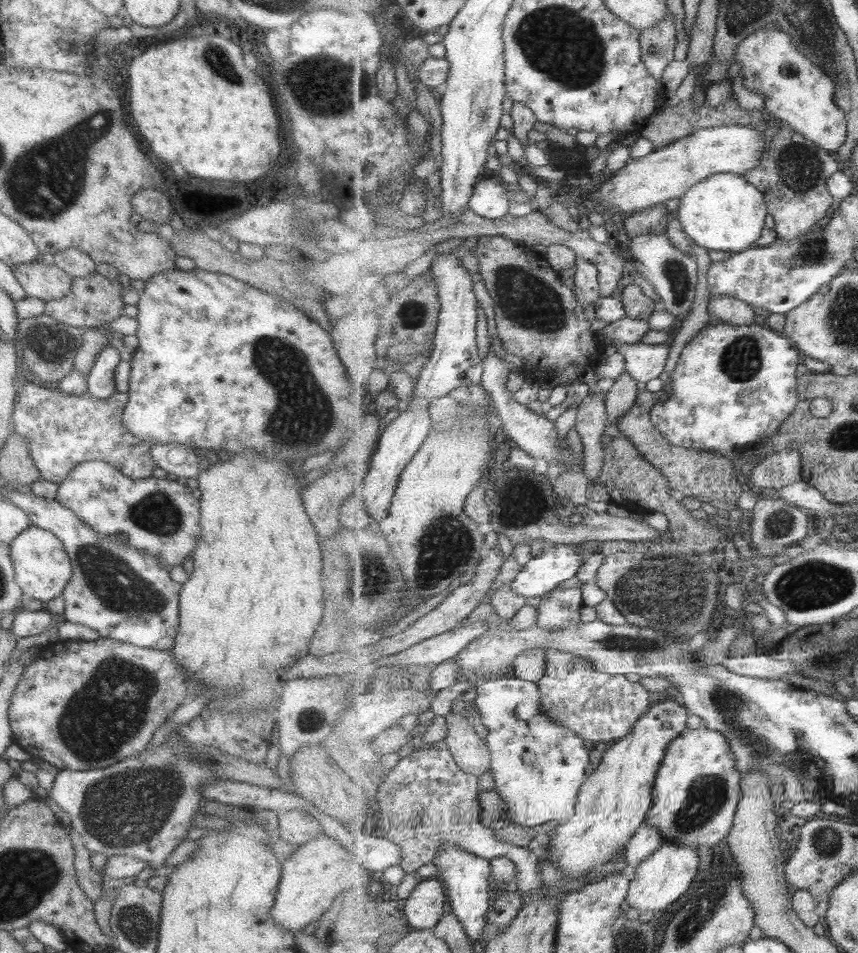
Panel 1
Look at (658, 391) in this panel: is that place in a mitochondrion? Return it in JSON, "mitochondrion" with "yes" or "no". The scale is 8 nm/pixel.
{"mitochondrion":"no"}

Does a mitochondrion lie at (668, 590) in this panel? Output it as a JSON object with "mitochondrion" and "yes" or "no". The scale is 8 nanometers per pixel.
{"mitochondrion":"yes"}

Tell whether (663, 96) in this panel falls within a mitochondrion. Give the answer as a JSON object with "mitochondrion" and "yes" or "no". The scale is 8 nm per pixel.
{"mitochondrion":"no"}

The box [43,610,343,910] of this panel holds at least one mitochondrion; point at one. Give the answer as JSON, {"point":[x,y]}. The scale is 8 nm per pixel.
{"point":[128,808]}

